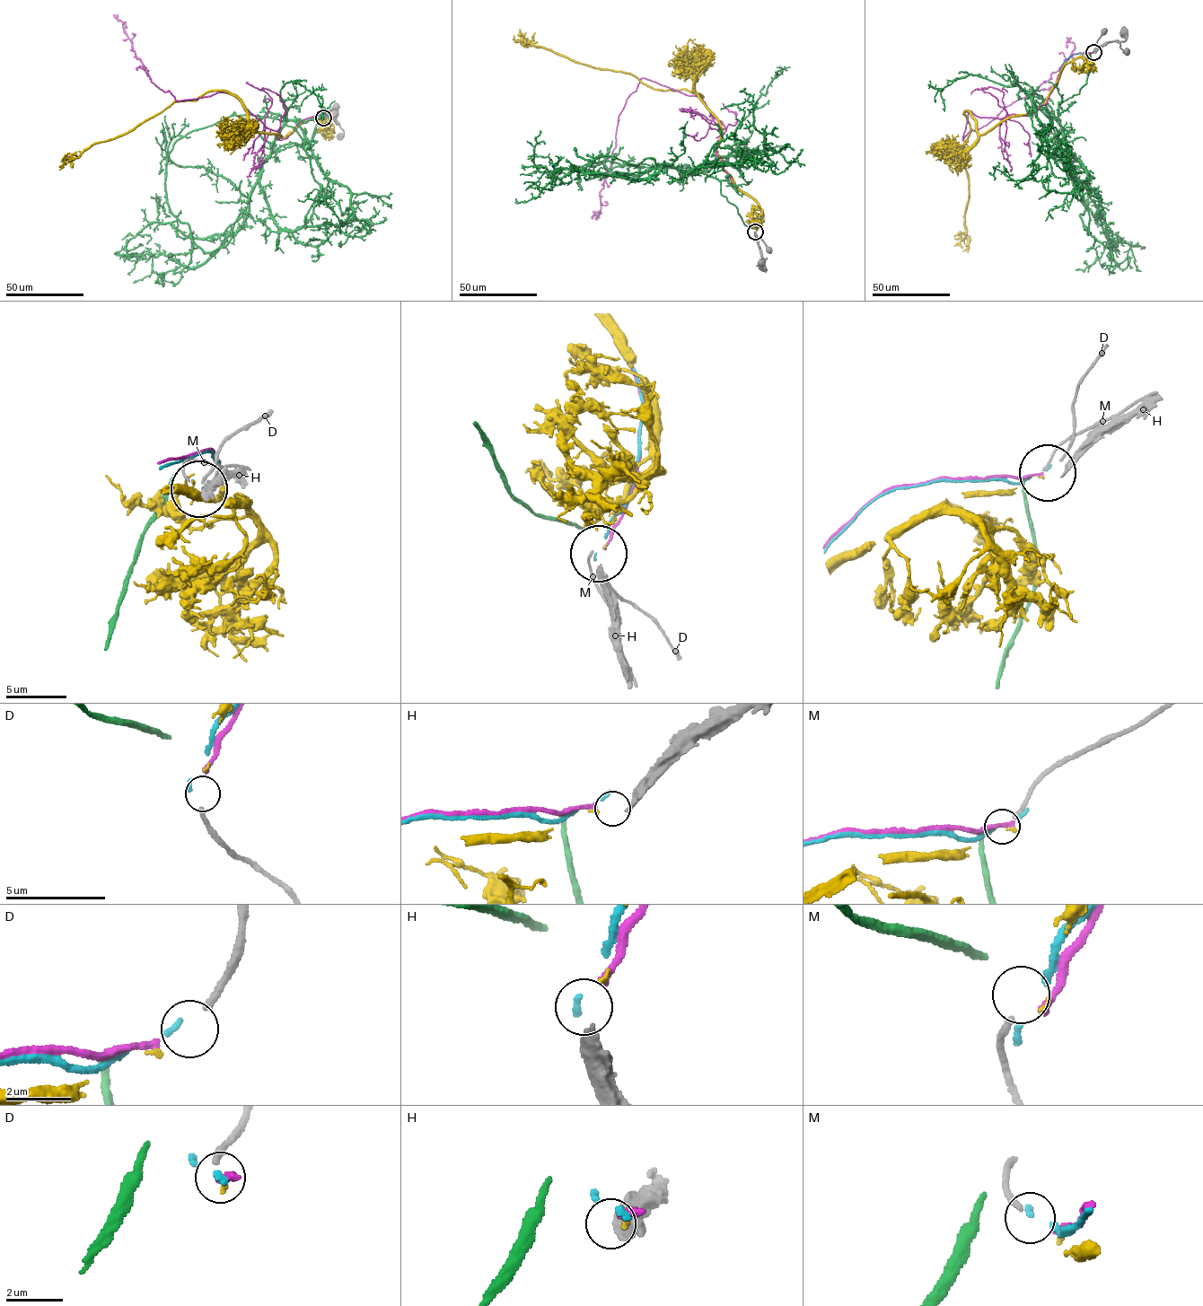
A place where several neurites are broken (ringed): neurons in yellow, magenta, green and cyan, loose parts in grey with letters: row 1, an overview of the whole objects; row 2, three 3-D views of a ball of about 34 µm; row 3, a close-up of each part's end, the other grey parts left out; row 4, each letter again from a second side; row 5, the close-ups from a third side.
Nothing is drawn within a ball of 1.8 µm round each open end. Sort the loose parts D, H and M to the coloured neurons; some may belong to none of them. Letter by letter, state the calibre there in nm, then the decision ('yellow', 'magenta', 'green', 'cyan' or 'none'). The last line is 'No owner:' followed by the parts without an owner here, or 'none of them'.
D: 240 nm | magenta
H: 420 nm | yellow
M: 200 nm | none
No owner: M

